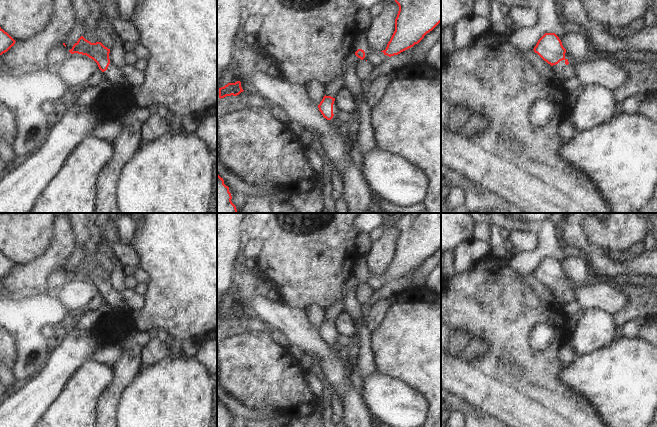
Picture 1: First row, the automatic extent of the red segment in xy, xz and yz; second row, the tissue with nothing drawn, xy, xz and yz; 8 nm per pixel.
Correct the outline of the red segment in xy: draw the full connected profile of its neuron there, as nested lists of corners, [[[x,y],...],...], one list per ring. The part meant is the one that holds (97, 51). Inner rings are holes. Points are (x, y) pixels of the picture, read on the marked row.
[[[81,36],[78,41],[69,50],[71,54],[78,53],[86,55],[93,59],[99,69],[113,87],[129,87],[123,73],[109,59],[110,49],[105,47],[101,42],[91,43]]]

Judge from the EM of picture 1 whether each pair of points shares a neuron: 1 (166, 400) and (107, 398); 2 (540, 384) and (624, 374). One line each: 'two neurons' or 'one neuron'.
1: two neurons
2: two neurons

